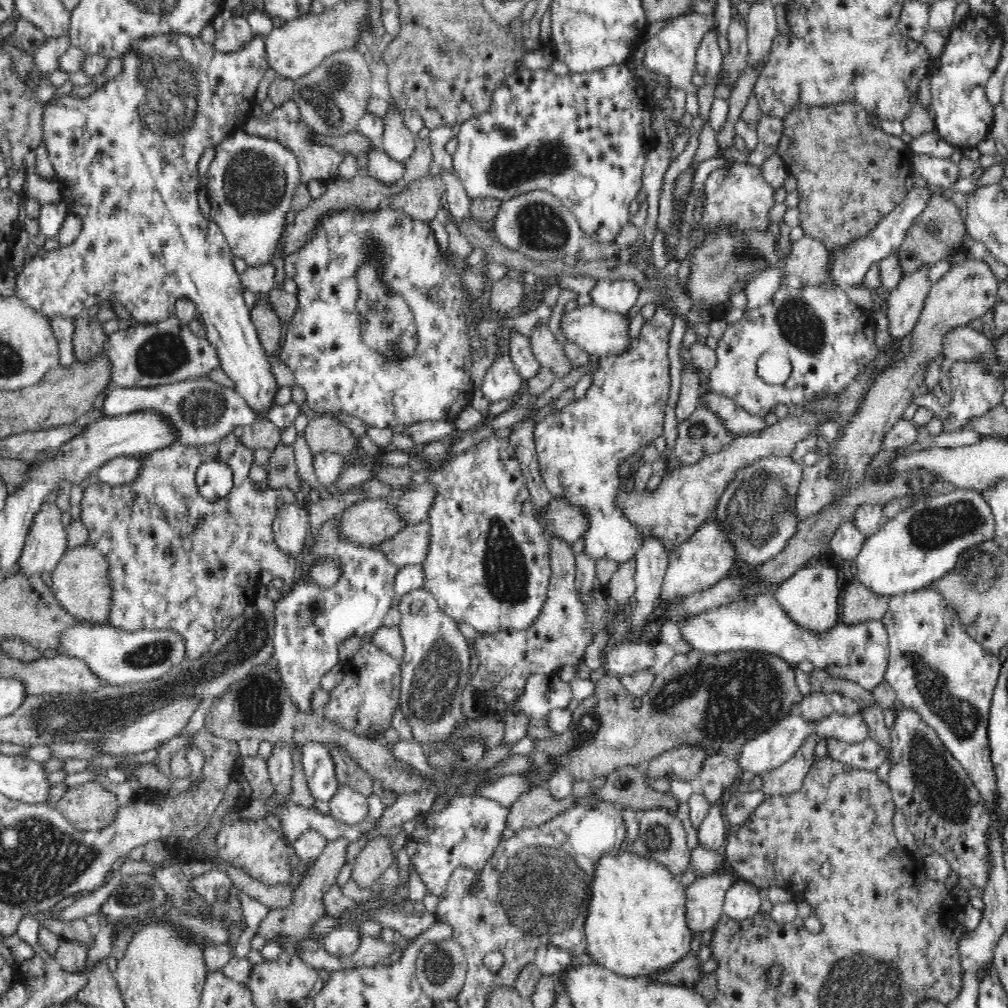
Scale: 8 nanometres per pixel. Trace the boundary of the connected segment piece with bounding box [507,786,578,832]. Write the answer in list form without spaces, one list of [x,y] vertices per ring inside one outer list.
[[[548,786],[534,787],[522,793],[518,800],[509,806],[507,827],[516,832],[522,829],[531,830],[576,804],[578,803],[573,801],[571,794],[563,800],[557,800],[550,794]]]

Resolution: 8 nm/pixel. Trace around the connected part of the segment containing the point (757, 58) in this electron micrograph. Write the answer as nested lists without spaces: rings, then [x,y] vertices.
[[[756,4],[749,8],[747,22],[748,37],[748,56],[746,62],[751,65],[757,65],[759,62],[766,60],[769,56],[769,50],[772,46],[772,38],[776,37],[777,23],[774,5]]]

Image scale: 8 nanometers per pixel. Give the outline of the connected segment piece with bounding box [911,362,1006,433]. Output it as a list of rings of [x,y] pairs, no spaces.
[[[956,362],[950,368],[948,381],[941,393],[936,396],[918,394],[920,396],[912,398],[911,402],[934,411],[934,415],[942,421],[944,433],[962,433],[976,417],[983,417],[992,408],[1002,405],[1005,391],[1005,380],[995,378],[984,363]]]

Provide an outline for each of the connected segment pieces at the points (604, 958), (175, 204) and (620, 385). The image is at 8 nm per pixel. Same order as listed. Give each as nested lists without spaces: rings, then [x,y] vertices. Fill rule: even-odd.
[[[628,849],[601,856],[592,882],[592,894],[584,932],[587,940],[586,959],[616,975],[648,981],[651,975],[676,964],[690,952],[688,928],[685,921],[686,888],[679,877],[662,864],[633,854]]]
[[[157,35],[130,43],[121,54],[121,71],[114,75],[112,79],[103,80],[97,87],[97,91],[92,93],[92,96],[82,98],[82,100],[74,99],[71,96],[62,96],[57,101],[56,99],[50,99],[44,105],[44,130],[41,140],[47,148],[51,164],[55,167],[59,199],[66,203],[68,212],[80,218],[82,229],[72,246],[58,248],[58,250],[48,252],[48,254],[46,252],[35,254],[33,256],[34,260],[26,263],[23,266],[22,273],[17,274],[14,292],[16,298],[40,311],[47,318],[63,316],[64,318],[74,319],[77,315],[85,313],[90,306],[99,304],[101,300],[118,301],[131,312],[135,323],[139,324],[162,322],[164,319],[174,316],[175,302],[182,297],[189,298],[197,306],[198,318],[202,318],[204,320],[202,324],[206,324],[204,327],[207,333],[206,339],[218,351],[224,374],[234,382],[235,392],[246,401],[248,406],[260,411],[260,416],[257,418],[259,420],[266,420],[264,413],[276,404],[275,397],[279,385],[272,373],[270,356],[263,349],[257,330],[251,321],[251,311],[244,303],[243,286],[240,274],[234,269],[234,263],[232,263],[234,254],[232,254],[231,247],[227,243],[221,228],[209,218],[204,218],[200,213],[196,197],[200,190],[198,184],[199,158],[208,147],[219,145],[229,134],[241,128],[244,121],[251,116],[251,111],[256,105],[258,84],[264,78],[267,69],[262,35],[256,35],[256,38],[249,40],[240,50],[229,53],[216,50],[213,44],[203,42],[199,36]]]
[[[658,308],[655,310],[654,316],[650,320],[645,320],[642,325],[641,331],[638,338],[631,340],[628,347],[625,348],[621,353],[604,354],[599,358],[600,367],[592,374],[592,386],[590,390],[586,392],[586,396],[580,400],[580,402],[573,401],[570,406],[566,406],[562,412],[554,412],[554,416],[548,416],[544,418],[538,426],[533,428],[533,441],[536,450],[538,450],[538,469],[542,472],[542,479],[546,483],[546,488],[550,492],[550,497],[554,498],[566,498],[566,503],[573,506],[574,509],[578,509],[585,518],[587,518],[587,529],[584,532],[584,553],[592,559],[610,559],[615,560],[619,564],[630,560],[630,558],[635,558],[636,550],[638,550],[638,531],[637,528],[627,519],[624,515],[623,508],[619,508],[617,501],[618,490],[620,490],[620,482],[618,482],[618,476],[616,476],[616,466],[620,460],[636,454],[638,450],[654,444],[654,440],[663,435],[663,425],[664,425],[664,412],[666,412],[666,400],[668,400],[668,390],[670,390],[670,374],[668,374],[668,336],[670,336],[670,330],[672,330],[672,316],[664,310],[664,308]]]

